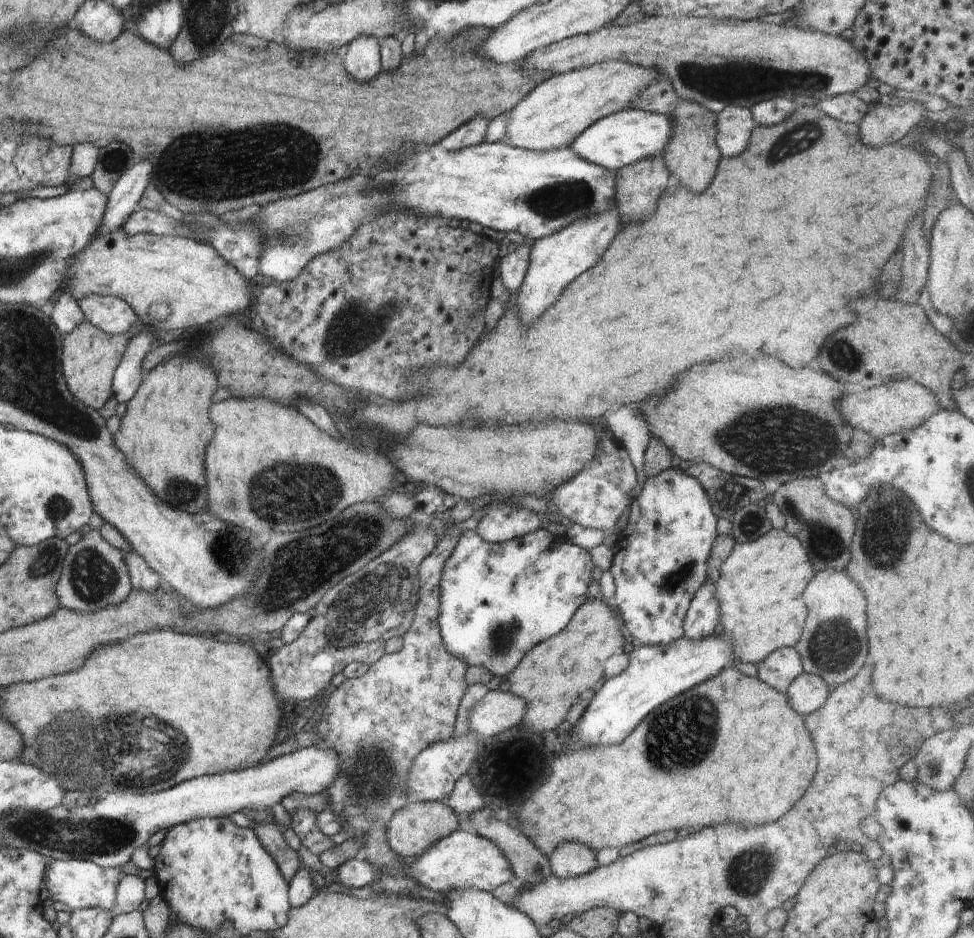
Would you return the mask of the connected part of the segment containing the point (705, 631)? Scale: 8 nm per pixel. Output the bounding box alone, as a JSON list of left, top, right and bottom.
[683,584,720,640]

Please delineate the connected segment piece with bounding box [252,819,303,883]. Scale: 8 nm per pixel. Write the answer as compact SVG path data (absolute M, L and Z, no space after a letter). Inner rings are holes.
M272 819L256 823L252 827L262 848L274 858L284 880L289 883L303 863L298 852L294 851L284 839L283 828Z

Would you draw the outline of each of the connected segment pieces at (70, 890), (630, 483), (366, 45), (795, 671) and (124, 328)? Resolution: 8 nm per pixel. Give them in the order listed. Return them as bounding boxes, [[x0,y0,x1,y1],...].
[[46,859,125,911],[548,433,637,534],[341,36,380,82],[757,647,804,695],[78,294,137,334]]

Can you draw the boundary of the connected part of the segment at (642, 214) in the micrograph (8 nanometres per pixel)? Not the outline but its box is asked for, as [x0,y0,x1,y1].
[614,152,670,223]

